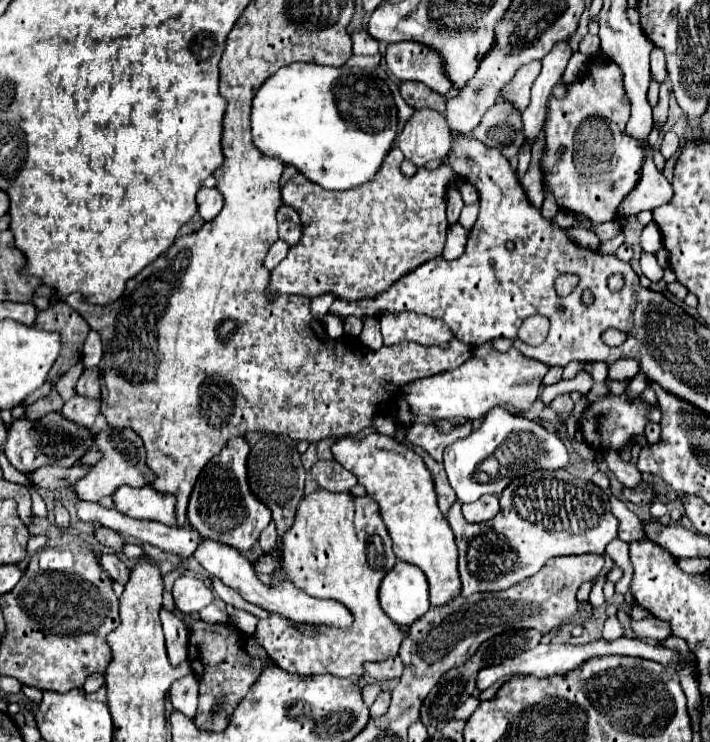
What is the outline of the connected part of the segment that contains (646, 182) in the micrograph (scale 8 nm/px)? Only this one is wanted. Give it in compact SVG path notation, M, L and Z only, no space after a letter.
M646 150L640 180L634 186L634 190L618 206L616 218L630 218L642 210L654 210L654 206L662 206L670 198L672 198L672 186L664 178L664 174L656 170L652 154L650 150Z

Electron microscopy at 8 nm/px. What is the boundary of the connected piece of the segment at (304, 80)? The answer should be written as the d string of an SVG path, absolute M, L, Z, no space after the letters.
M288 64L272 74L252 100L252 142L270 158L280 158L286 166L298 168L310 182L328 190L348 190L368 182L392 142L396 140L396 104L388 86L362 68L332 68L318 64Z

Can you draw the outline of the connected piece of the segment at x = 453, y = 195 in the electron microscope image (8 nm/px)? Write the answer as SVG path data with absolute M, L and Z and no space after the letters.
M450 188L448 190L448 200L446 200L446 214L448 214L448 224L452 226L452 224L456 224L456 220L458 220L458 214L460 214L460 210L462 210L462 206L464 206L464 202L462 202L462 198L460 198L460 194L458 194L458 190L454 190L454 188Z

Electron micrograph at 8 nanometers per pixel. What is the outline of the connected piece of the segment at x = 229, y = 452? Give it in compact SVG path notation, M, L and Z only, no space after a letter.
M236 436L226 442L218 456L214 456L198 476L188 504L188 524L204 538L214 542L224 542L240 552L250 550L260 532L270 524L270 508L260 502L250 490L246 460L250 454L250 444Z

